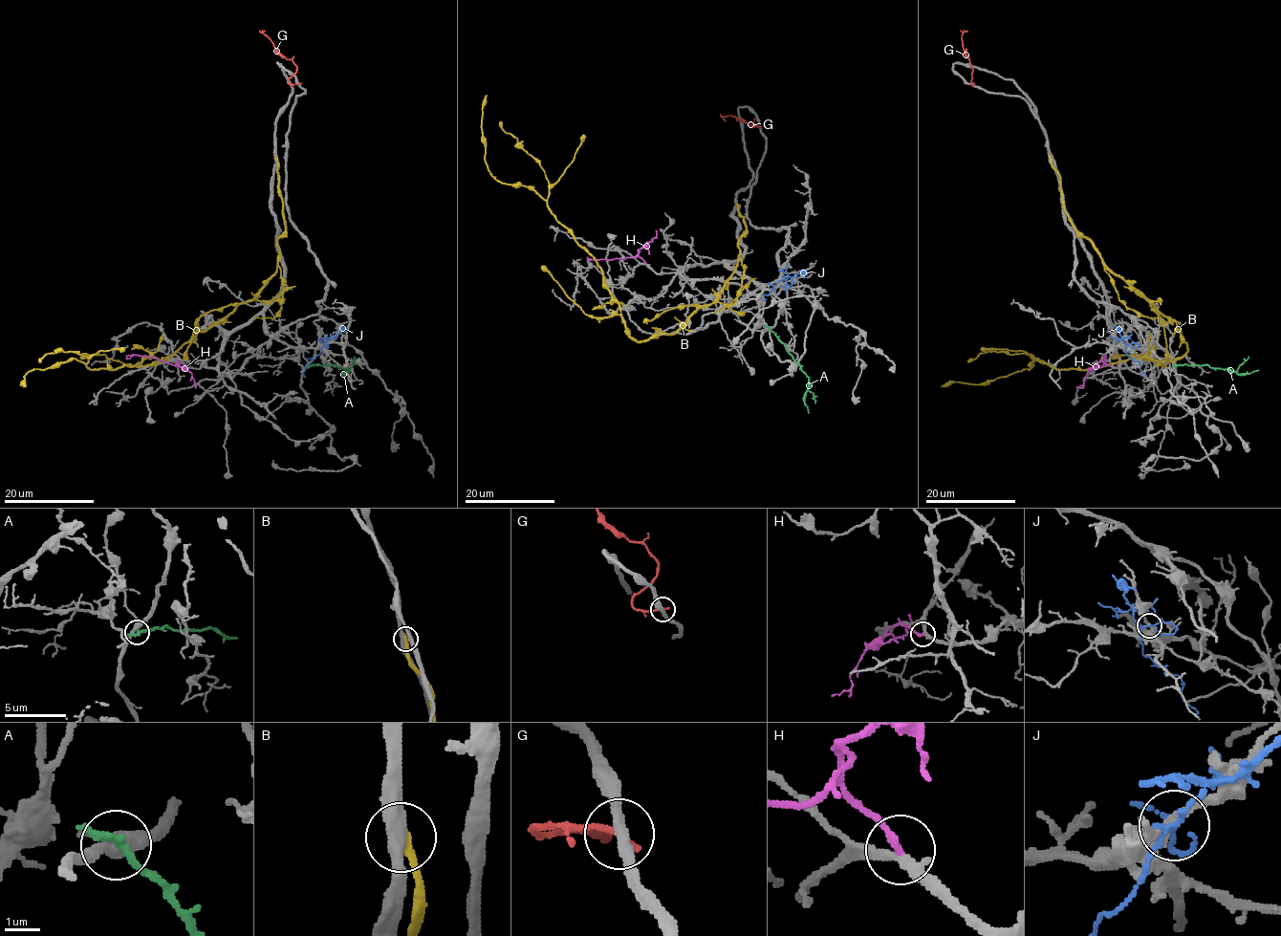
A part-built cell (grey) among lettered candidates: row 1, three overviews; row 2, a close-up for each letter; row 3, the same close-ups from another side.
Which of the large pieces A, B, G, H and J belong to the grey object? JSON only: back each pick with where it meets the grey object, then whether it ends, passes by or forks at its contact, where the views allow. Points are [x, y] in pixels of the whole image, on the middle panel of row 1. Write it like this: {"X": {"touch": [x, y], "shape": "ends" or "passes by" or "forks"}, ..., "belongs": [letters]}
{"H": {"touch": [645, 263], "shape": "ends"}, "belongs": ["H"]}

